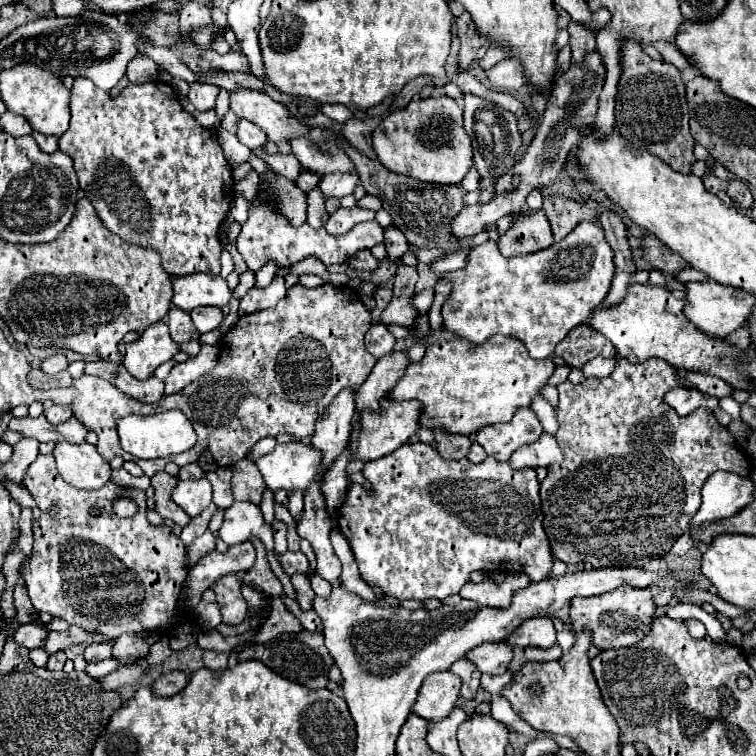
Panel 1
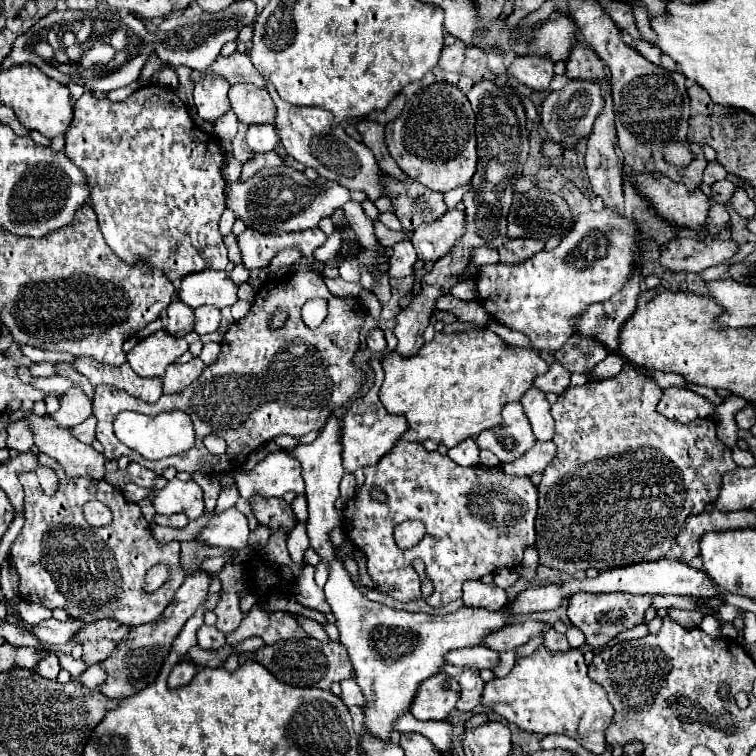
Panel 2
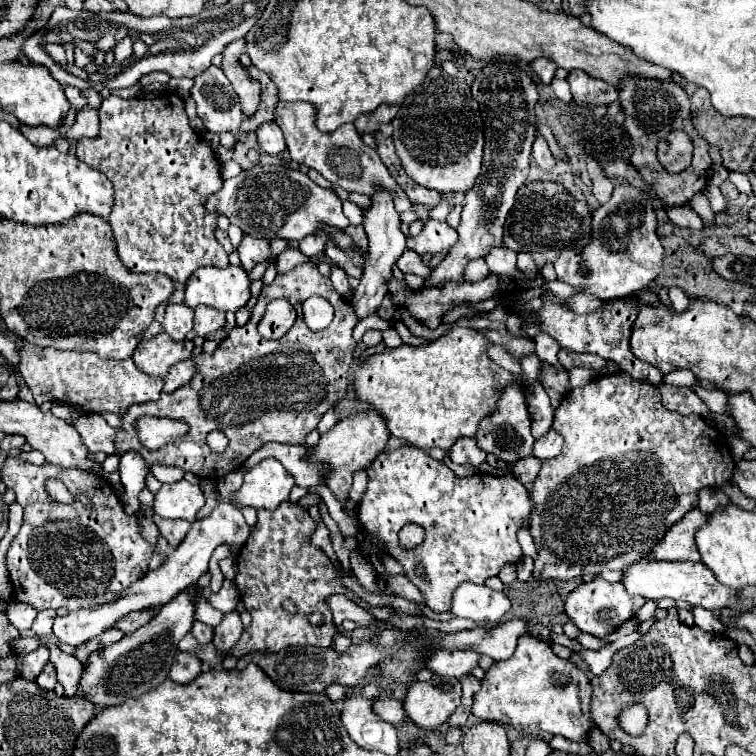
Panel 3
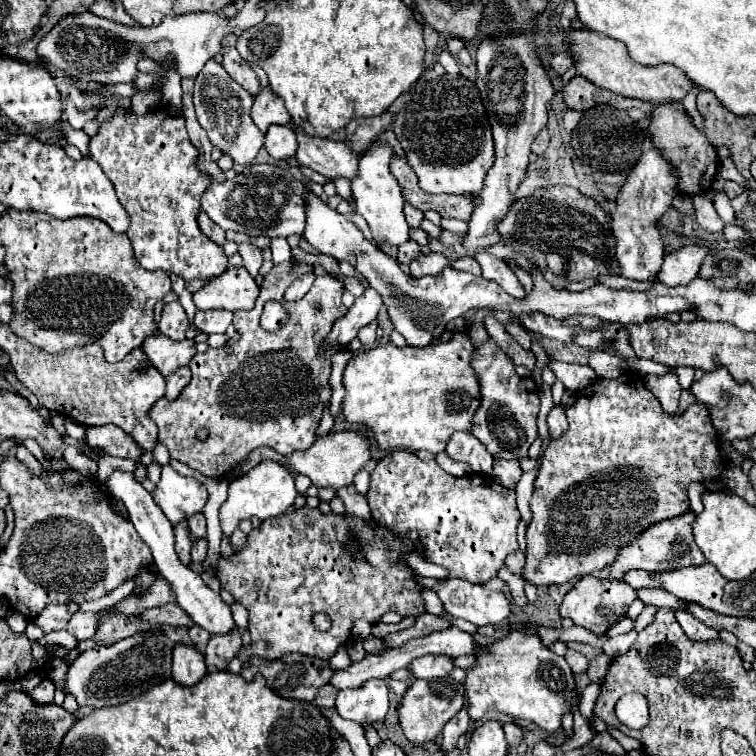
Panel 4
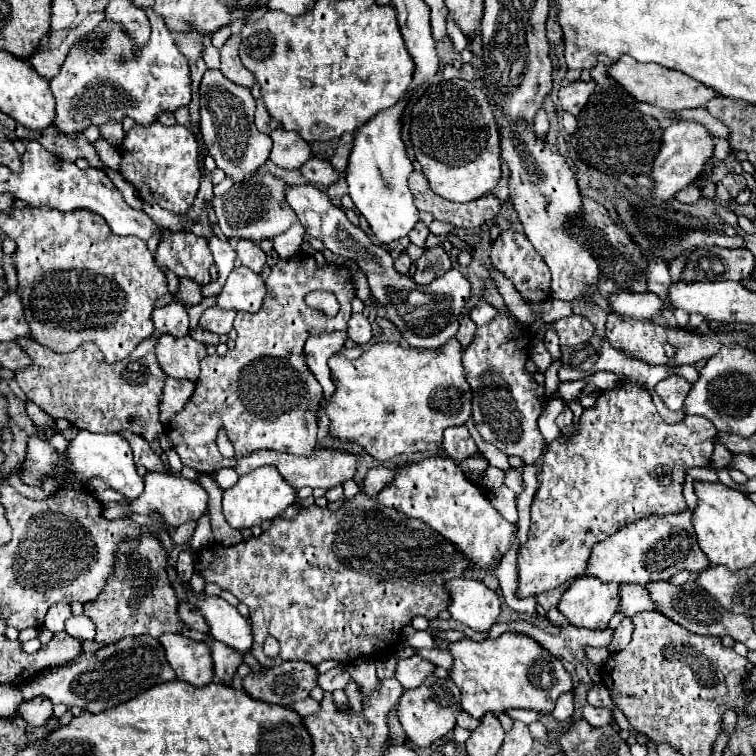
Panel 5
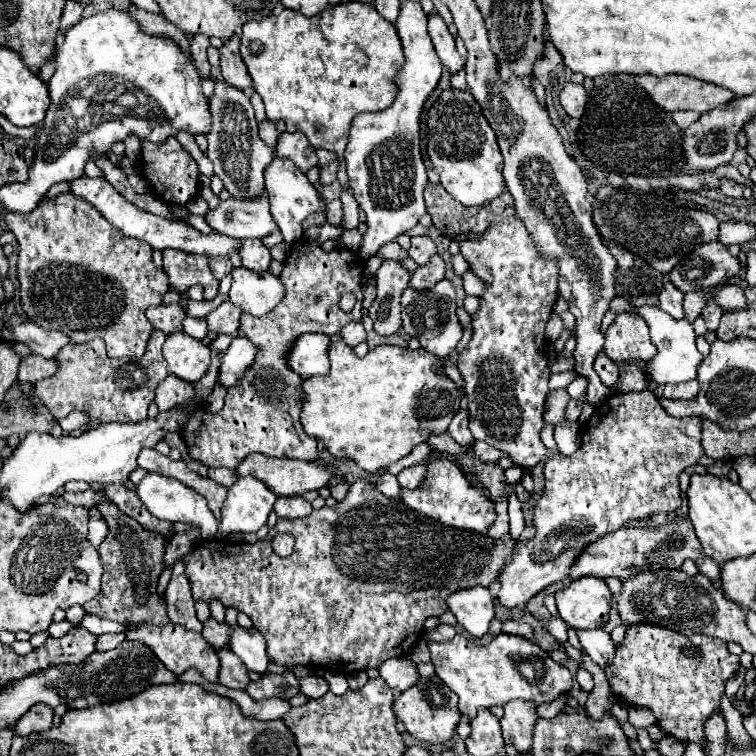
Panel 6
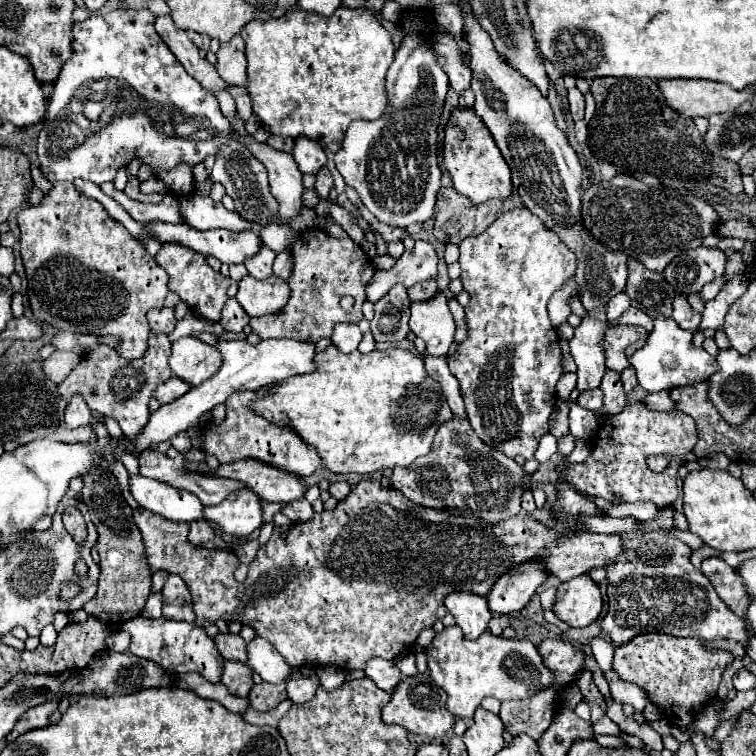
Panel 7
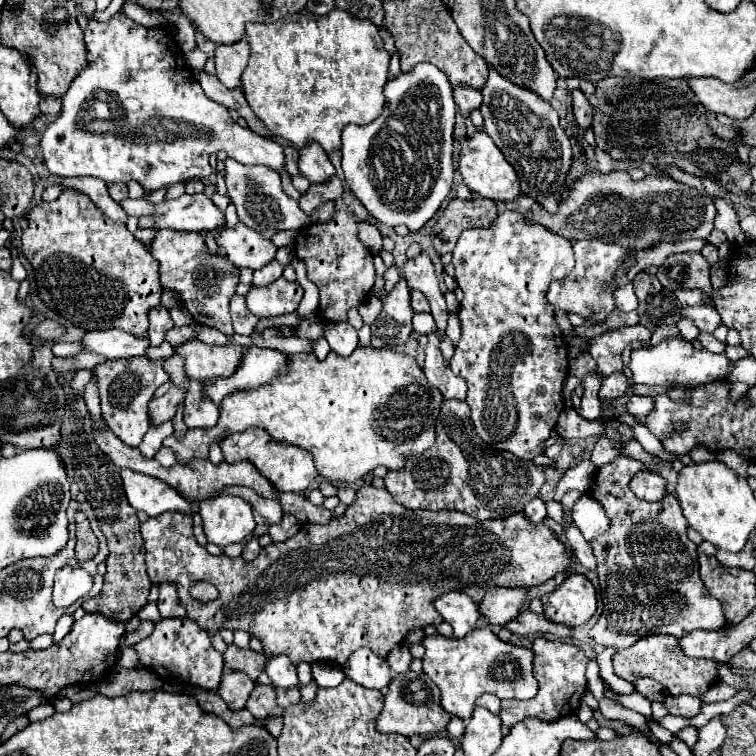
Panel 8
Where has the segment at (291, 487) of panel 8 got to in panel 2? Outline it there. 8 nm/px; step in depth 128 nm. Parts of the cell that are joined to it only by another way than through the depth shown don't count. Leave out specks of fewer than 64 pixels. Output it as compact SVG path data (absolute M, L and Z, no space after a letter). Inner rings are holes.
M298 268L292 276L284 280L264 284L258 290L256 300L244 320L234 322L224 334L220 358L214 364L206 366L198 380L194 380L188 388L178 394L164 394L156 404L156 410L162 412L170 412L176 408L190 414L196 430L196 444L186 454L148 462L136 452L130 452L130 448L126 448L114 436L112 422L114 416L122 410L136 410L142 414L142 400L106 384L94 386L92 414L98 420L96 440L104 446L106 460L118 460L120 456L128 456L130 460L140 460L142 466L146 464L154 474L162 474L166 466L174 466L178 472L184 470L190 474L202 472L202 468L210 468L212 474L220 474L224 470L236 470L244 464L250 452L280 434L304 436L312 430L320 430L326 424L328 416L336 408L344 406L366 382L366 374L354 364L354 356L360 348L362 314L364 310L356 298L332 296L322 282L322 276L310 272L308 268ZM310 298L328 300L328 316L314 330L308 328L300 316L300 308ZM278 310L286 310L288 318L282 328L272 328L270 316L274 316ZM250 400L264 402L250 412ZM206 434L224 438L226 452L220 456L206 454L204 458L202 438Z

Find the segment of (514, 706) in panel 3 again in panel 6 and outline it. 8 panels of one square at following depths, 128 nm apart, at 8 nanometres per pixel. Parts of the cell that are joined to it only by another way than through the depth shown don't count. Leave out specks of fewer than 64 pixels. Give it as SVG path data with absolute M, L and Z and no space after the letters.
M456 634L448 642L428 640L428 648L436 676L458 694L458 710L470 720L480 708L504 706L510 700L526 700L534 704L554 702L562 692L572 688L570 670L554 662L546 650L522 636L498 634L490 644L474 646L462 634Z

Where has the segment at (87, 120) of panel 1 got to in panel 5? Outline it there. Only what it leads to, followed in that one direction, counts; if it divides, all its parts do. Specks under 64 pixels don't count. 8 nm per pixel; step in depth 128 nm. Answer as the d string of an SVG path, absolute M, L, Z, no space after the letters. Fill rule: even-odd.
M154 122L150 126L134 124L120 144L120 176L136 190L144 204L158 204L172 214L186 214L192 206L198 186L198 144L186 126L164 126ZM166 232L158 244L154 262L160 268L168 268L176 276L186 276L198 284L210 282L210 266L214 264L208 240L194 232Z

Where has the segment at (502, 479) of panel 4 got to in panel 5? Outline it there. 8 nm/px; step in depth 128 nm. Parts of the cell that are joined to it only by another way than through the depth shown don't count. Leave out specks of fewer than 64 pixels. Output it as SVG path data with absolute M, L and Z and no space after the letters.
M508 468L508 470L506 470L504 484L506 484L510 490L514 490L516 494L520 494L520 492L524 490L524 482L522 482L522 474L520 474L520 470L516 470L516 468Z

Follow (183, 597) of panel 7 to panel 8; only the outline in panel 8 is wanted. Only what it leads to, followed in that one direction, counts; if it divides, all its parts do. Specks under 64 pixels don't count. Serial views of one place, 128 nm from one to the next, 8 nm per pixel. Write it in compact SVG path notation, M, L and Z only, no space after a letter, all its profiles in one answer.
M174 582L160 584L160 598L158 598L158 610L162 618L184 618L186 610L182 608L178 600L178 588Z

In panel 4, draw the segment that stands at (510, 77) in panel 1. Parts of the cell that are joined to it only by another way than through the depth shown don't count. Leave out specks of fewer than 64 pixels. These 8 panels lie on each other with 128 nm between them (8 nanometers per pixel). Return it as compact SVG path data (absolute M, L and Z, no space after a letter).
M556 54L556 56L550 58L548 66L550 66L552 72L556 72L558 76L562 76L562 74L572 66L572 60L570 60L570 56L566 56L566 54Z

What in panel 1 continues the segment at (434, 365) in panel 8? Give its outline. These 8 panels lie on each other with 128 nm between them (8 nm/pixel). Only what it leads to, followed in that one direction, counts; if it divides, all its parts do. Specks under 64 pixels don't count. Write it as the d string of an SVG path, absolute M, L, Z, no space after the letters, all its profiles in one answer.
M434 428L432 434L434 434L434 442L436 442L434 448L442 458L446 458L446 460L462 460L462 458L466 458L468 448L472 444L468 436L448 434L448 432L438 430L438 428Z

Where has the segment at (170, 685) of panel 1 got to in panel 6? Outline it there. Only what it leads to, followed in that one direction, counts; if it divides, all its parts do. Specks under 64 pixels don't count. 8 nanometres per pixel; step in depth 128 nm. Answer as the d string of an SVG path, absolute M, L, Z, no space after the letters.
M166 624L162 628L134 628L134 632L128 632L128 638L146 642L146 646L150 646L154 650L154 654L166 664L166 668L170 668L176 676L182 676L186 670L194 668L208 682L216 682L218 680L220 662L218 662L216 650L198 632L190 632L186 628L178 628L176 624Z

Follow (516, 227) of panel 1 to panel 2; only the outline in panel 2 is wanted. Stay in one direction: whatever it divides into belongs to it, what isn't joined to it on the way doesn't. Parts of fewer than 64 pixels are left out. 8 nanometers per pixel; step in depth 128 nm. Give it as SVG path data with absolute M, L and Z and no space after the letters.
M512 238L504 246L498 248L500 260L506 262L506 264L522 262L522 260L538 254L540 250L544 250L542 242L544 240L538 240L538 238Z

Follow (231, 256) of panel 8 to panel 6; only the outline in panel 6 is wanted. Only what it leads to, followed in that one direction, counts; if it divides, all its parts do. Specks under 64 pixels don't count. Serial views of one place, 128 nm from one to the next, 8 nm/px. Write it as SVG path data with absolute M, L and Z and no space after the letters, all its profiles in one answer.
M80 176L76 180L70 180L70 194L82 200L88 200L116 230L120 230L124 236L138 238L148 242L154 250L166 250L166 248L176 248L184 252L194 252L194 254L208 254L208 256L228 256L232 250L240 248L240 240L222 236L222 234L210 234L204 236L198 230L194 230L190 224L184 222L172 222L166 218L160 218L156 214L144 212L138 206L130 204L122 194L106 180L106 178L88 178Z

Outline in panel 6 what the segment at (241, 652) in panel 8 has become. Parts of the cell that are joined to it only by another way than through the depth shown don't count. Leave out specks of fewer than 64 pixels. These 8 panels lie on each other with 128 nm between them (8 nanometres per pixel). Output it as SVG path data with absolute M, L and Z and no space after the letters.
M208 618L204 622L204 628L202 628L202 636L218 650L218 648L224 648L226 646L226 640L228 640L228 626L224 622L218 622L214 618Z

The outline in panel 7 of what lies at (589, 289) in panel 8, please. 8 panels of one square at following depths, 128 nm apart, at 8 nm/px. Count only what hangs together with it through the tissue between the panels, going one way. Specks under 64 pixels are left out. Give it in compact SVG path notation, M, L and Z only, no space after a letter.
M568 280L558 292L554 292L554 296L550 298L548 304L548 314L552 320L552 326L558 328L568 316L570 316L570 308L568 308L568 298L570 296L578 296L578 284L574 284L574 280Z

